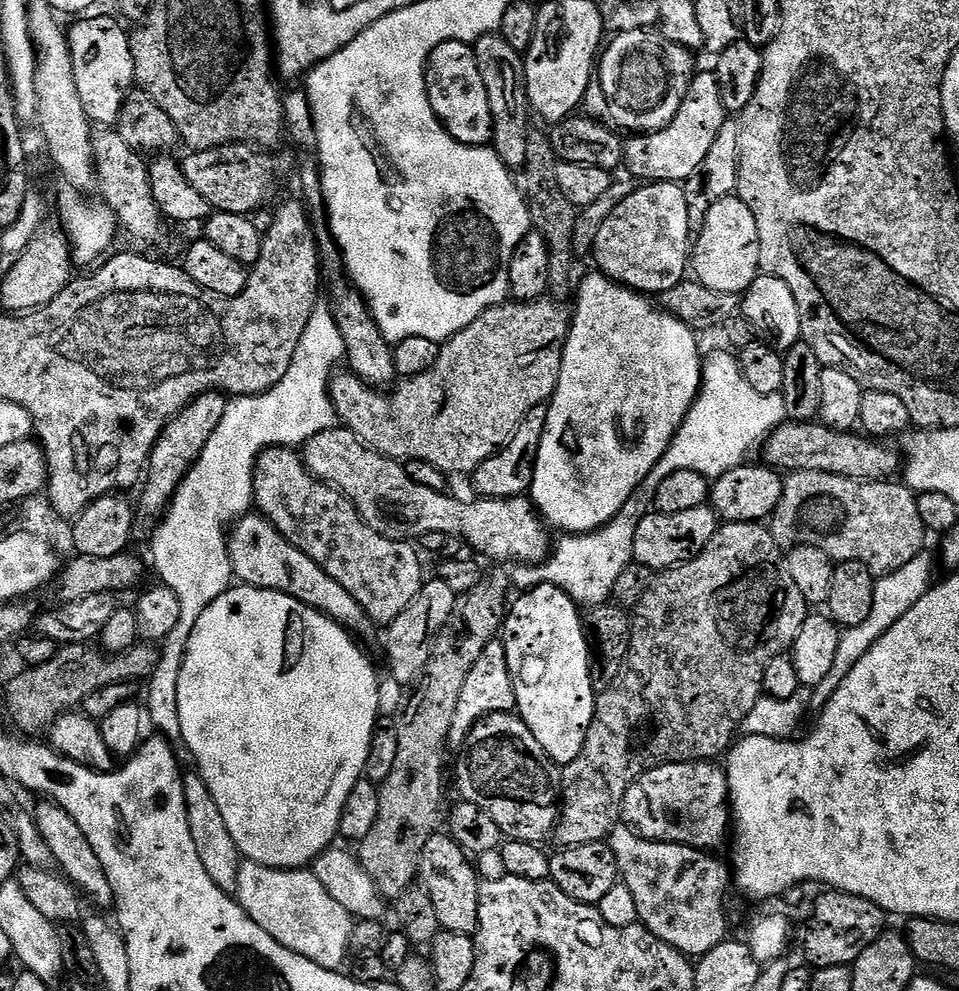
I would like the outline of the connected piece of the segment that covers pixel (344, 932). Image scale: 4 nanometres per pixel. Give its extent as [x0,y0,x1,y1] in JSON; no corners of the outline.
[234,862,354,970]

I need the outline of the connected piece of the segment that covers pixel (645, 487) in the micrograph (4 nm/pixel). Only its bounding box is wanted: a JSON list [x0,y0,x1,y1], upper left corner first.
[510,351,786,606]

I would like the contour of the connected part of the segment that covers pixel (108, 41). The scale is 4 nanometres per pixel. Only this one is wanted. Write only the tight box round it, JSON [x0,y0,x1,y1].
[67,14,136,126]

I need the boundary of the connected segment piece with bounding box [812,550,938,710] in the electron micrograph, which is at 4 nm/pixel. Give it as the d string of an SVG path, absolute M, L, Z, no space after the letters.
M928 550L919 552L917 556L910 558L910 562L906 562L906 566L893 572L885 572L877 579L874 586L874 606L870 609L870 615L866 618L866 622L841 631L834 666L812 693L813 709L819 710L824 707L834 694L834 690L842 686L842 678L846 678L846 674L854 670L858 658L862 658L862 654L866 654L866 650L870 650L870 646L874 646L874 642L878 642L878 638L882 638L882 634L886 634L886 630L890 630L890 626L894 626L894 622L898 622L898 618L902 618L902 614L906 614L906 610L910 610L910 606L914 606L914 602L922 599L932 587L934 583L932 575L935 574L936 568L938 569L938 560L933 553L931 556L930 552Z

